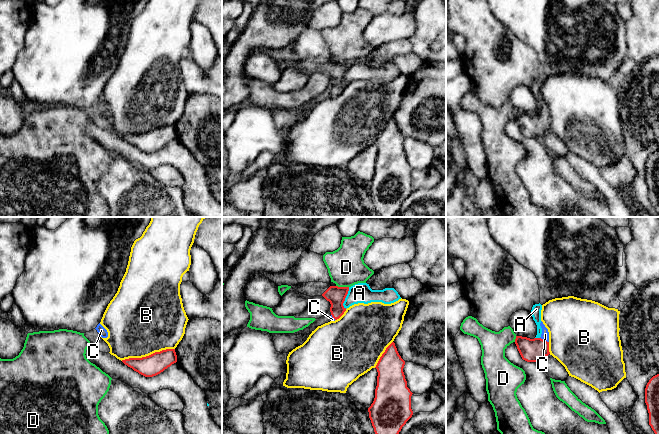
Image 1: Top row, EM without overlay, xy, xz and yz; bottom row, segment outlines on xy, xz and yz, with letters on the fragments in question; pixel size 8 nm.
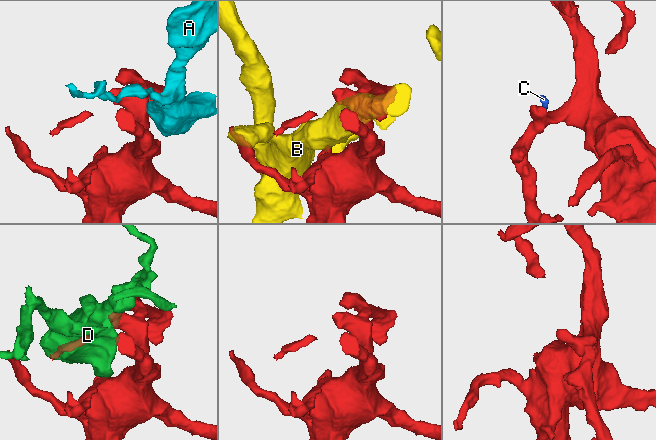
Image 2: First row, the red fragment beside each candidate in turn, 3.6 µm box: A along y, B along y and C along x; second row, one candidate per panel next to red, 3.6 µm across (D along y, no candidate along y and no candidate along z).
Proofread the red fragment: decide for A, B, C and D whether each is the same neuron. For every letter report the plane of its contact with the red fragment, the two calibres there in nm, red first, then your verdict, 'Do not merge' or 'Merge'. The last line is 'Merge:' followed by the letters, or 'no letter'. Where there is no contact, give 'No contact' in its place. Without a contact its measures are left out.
A: Touches red in xz. Thickness 150 nm (red) against 160 nm. Do not merge
B: Touches red in xy. Thickness 170 nm (red) against 480 nm. Do not merge
C: Touches red in yz. Thickness 190 nm (red) against 60 nm. Merge
D: Touches red in xz. Thickness 150 nm (red) against 300 nm. Do not merge
Merge: C

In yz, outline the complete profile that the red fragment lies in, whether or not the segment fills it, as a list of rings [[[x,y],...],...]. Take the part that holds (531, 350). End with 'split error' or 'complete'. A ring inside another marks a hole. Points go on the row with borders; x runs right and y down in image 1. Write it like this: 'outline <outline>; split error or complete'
outline [[[541,321],[542,334],[540,338],[530,339],[516,336],[515,344],[523,360],[527,362],[539,362],[550,354],[549,352],[549,332]]]; split error

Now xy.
outline [[[175,349],[155,352],[142,358],[129,358],[122,362],[145,377],[153,377],[177,362]]]; complete

